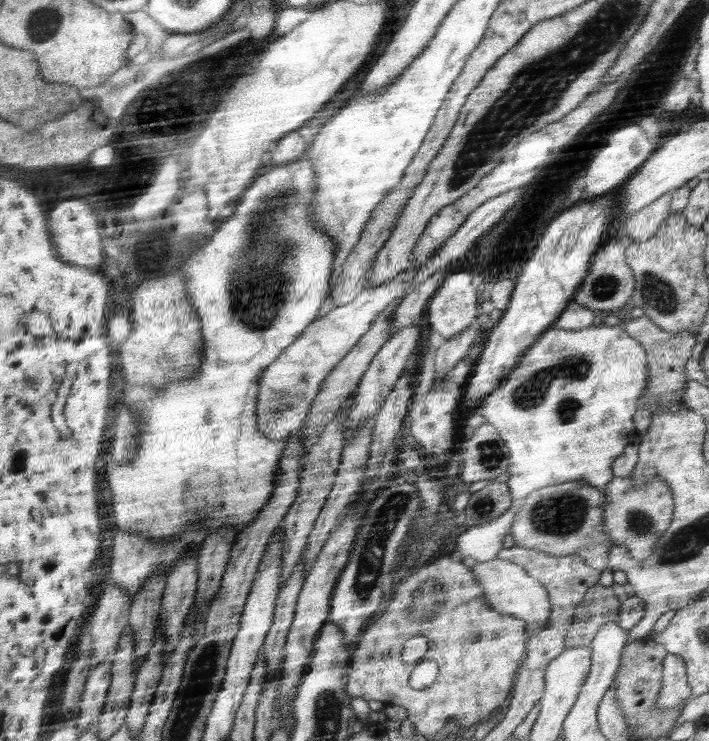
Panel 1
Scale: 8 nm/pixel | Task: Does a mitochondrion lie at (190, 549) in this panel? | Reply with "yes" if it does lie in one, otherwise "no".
no

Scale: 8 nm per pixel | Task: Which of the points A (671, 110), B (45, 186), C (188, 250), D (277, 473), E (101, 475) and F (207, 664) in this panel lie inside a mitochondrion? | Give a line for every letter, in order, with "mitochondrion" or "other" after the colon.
A: other
B: other
C: other
D: other
E: other
F: mitochondrion

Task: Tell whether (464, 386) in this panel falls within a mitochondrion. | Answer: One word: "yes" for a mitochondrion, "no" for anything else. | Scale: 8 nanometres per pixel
no

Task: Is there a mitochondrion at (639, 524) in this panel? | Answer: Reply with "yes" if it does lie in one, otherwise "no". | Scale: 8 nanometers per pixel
yes

